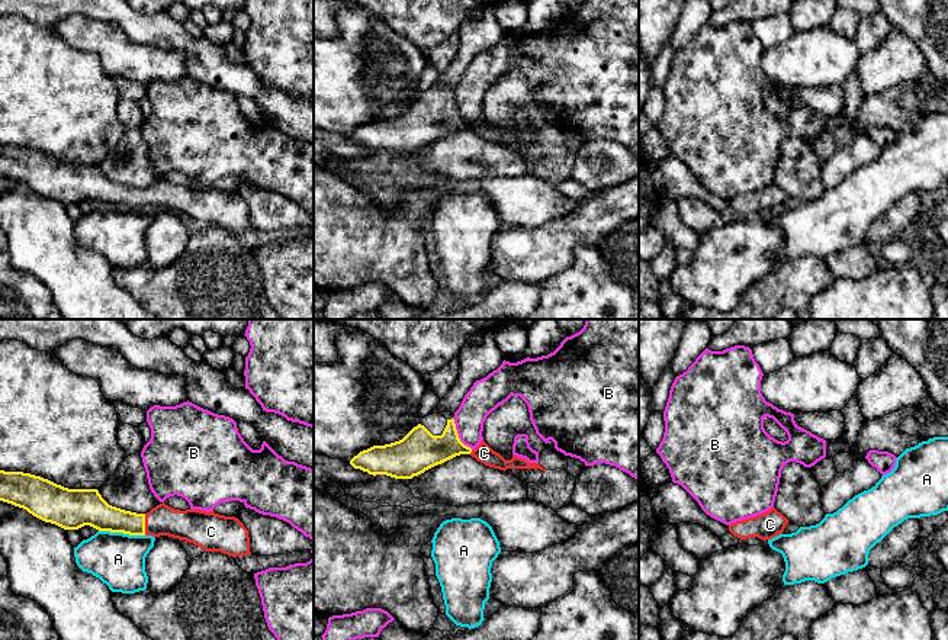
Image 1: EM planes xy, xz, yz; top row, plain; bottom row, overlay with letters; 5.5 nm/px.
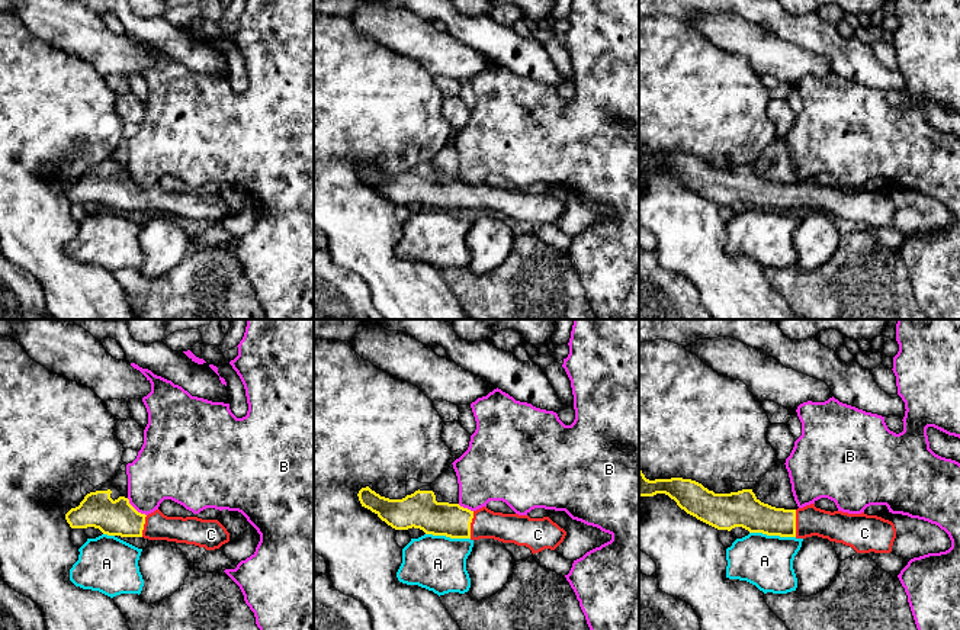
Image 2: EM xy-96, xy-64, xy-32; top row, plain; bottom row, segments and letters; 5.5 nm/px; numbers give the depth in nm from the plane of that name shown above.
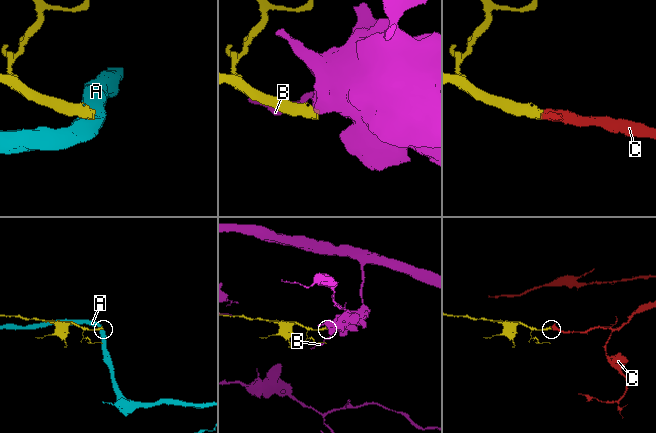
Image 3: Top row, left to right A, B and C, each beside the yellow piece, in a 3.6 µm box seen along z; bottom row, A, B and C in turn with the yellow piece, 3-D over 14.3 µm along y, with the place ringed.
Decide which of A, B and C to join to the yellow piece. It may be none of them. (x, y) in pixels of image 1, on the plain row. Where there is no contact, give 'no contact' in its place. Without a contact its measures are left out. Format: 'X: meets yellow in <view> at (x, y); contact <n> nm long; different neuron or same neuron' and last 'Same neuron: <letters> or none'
A: meets yellow in xy at (122, 206); contact 260 nm long; different neuron
B: meets yellow in xz at (458, 111); contact 200 nm long; different neuron
C: meets yellow in xy at (144, 199); contact 120 nm long; same neuron
Same neuron: C

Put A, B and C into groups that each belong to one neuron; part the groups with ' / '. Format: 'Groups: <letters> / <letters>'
Groups: A / B / C

